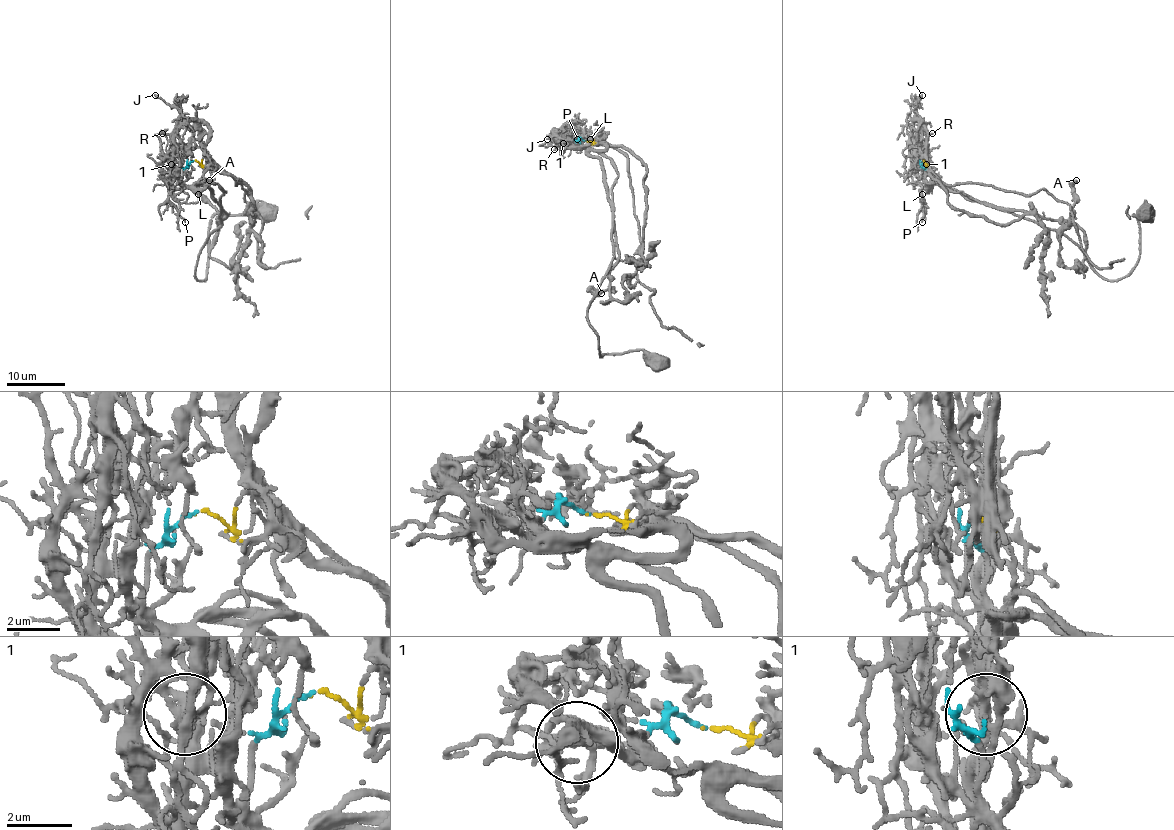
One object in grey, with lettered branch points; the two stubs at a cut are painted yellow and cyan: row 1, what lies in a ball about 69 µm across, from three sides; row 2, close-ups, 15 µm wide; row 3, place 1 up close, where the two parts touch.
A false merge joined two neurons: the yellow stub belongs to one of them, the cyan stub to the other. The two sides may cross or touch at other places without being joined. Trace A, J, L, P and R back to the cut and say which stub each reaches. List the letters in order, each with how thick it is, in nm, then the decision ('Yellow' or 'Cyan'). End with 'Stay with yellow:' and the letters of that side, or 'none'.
A: Thickness 280 nm. Cyan
J: Thickness 180 nm. Yellow
L: Thickness 100 nm. Cyan
P: Thickness 110 nm. Cyan
R: Thickness 120 nm. Cyan
Stay with yellow: J

